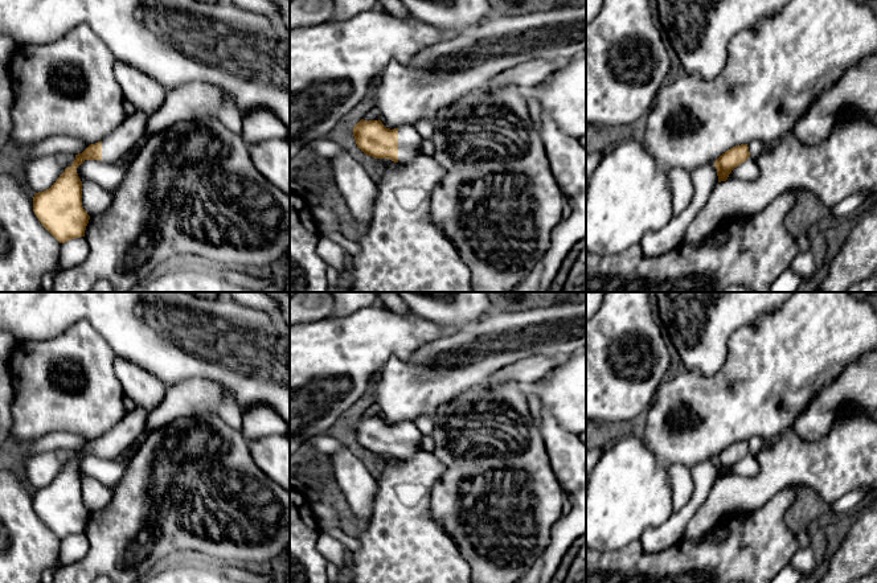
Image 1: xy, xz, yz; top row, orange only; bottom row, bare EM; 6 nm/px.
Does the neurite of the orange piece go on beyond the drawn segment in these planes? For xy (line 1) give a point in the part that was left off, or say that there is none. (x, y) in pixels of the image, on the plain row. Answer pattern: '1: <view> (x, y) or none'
1: xy (123, 434)

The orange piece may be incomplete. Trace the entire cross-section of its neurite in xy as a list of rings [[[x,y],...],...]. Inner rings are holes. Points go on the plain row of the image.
[[[128,406],[124,416],[107,434],[90,440],[57,477],[33,493],[33,508],[42,522],[60,538],[85,533],[90,512],[82,502],[82,477],[77,464],[85,456],[112,459],[130,448],[143,432],[149,412],[142,406]]]

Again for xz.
[[[361,415],[353,423],[353,432],[365,451],[374,455],[390,455],[394,459],[407,459],[421,451],[422,434],[414,422],[386,424],[382,418]]]

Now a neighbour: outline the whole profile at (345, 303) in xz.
[[[331,292],[335,299],[332,317],[341,317],[357,309],[374,305],[378,301],[376,292]]]

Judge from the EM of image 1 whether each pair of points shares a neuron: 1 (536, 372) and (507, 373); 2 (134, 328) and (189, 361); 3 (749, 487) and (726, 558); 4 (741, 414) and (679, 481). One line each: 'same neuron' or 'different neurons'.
1: same neuron
2: same neuron
3: different neurons
4: different neurons

